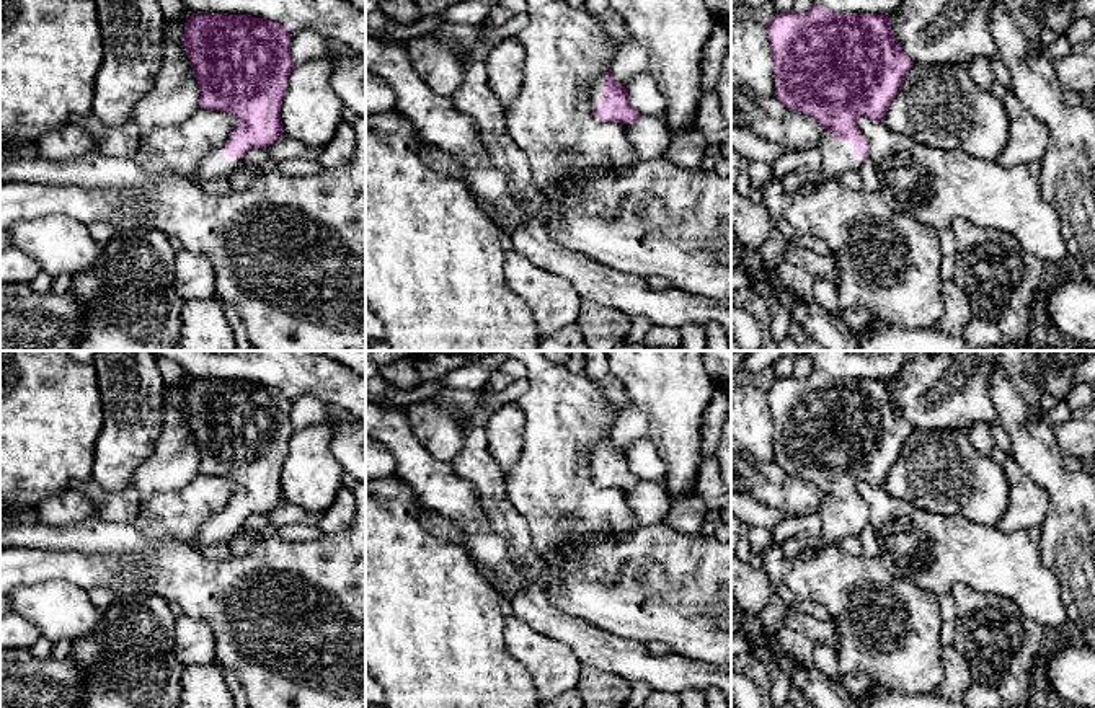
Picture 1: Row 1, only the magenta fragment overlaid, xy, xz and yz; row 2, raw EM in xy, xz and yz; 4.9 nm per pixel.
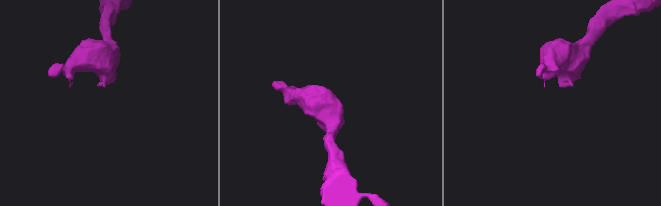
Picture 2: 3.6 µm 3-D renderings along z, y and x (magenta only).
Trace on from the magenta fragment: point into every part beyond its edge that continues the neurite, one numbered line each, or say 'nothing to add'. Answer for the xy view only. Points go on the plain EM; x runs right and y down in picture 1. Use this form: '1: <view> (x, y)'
1: xy (216, 529)

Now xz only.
1: xz (598, 449)

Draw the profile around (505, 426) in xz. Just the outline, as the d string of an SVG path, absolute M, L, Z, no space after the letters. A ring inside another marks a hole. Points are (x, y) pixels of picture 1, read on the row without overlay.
M506 403L490 414L486 424L488 449L504 473L516 465L521 455L524 424L524 411L517 403Z

